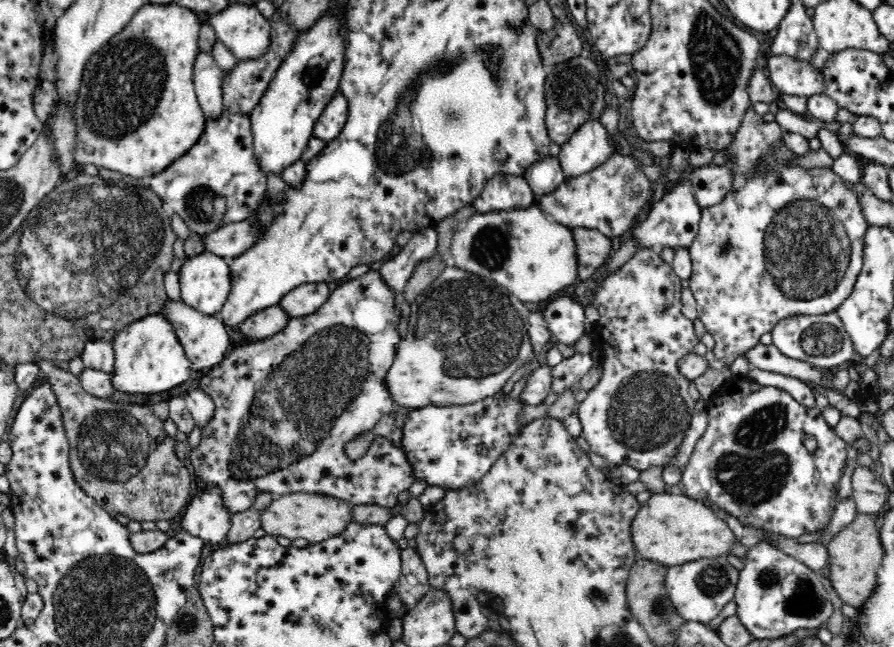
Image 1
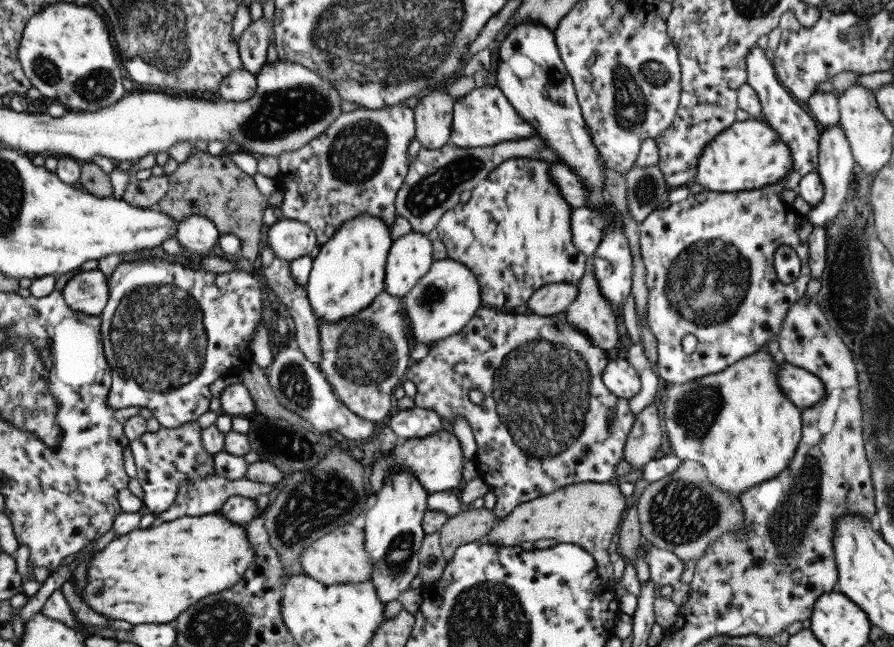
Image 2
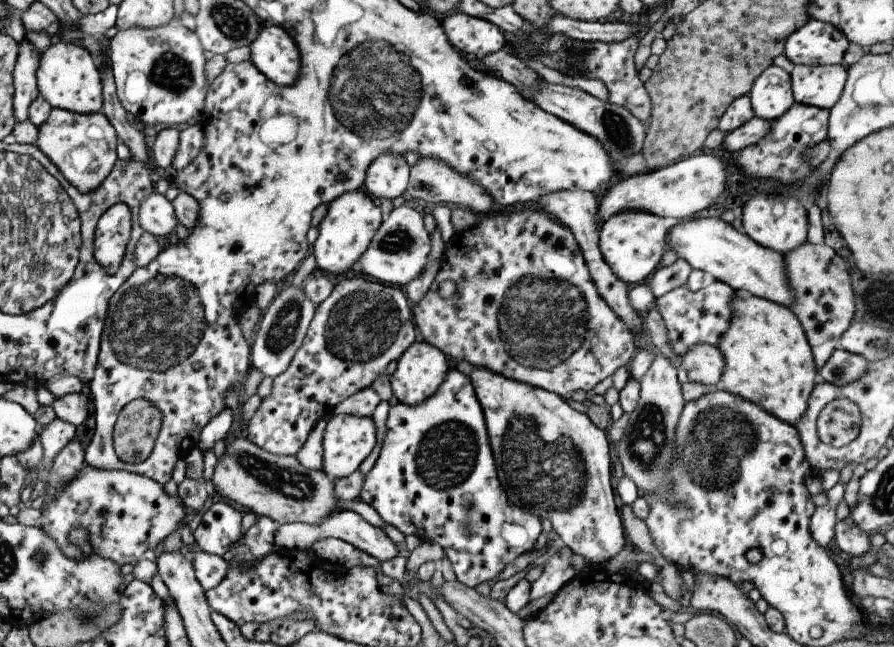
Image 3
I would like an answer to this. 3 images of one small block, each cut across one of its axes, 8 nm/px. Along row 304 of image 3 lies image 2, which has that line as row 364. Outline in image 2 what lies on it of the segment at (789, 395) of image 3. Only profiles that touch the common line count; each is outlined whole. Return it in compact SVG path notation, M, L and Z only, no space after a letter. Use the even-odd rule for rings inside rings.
M762 349L722 372L662 387L664 430L674 454L683 462L700 462L710 484L734 500L739 500L742 492L786 471L797 451L802 410L779 387L780 365Z

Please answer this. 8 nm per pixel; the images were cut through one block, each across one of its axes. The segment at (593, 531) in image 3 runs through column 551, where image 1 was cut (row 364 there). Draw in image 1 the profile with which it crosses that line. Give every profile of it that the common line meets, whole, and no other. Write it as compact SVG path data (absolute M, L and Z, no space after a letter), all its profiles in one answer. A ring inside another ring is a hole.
M453 265L445 267L444 272L438 276L430 288L426 288L426 290L418 296L416 303L411 305L406 337L399 342L393 363L385 374L385 385L392 400L397 406L402 406L402 408L419 409L430 405L467 405L500 393L504 383L516 372L516 369L533 357L532 343L528 336L528 325L528 310L526 310L524 304L514 296L514 293L510 293L508 289L505 289L503 286L496 284L496 282L488 278L482 278L477 274L462 270Z

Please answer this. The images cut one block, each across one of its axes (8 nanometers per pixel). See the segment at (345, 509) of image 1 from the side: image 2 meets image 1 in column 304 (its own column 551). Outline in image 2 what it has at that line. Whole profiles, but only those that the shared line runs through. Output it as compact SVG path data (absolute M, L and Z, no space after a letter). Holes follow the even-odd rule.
M584 482L569 485L546 497L520 504L508 516L498 519L496 527L486 535L486 542L498 546L518 546L523 542L535 543L552 539L587 550L597 563L597 571L603 581L613 582L613 566L608 557L608 547L619 530L622 514L629 499L622 496L614 482Z

